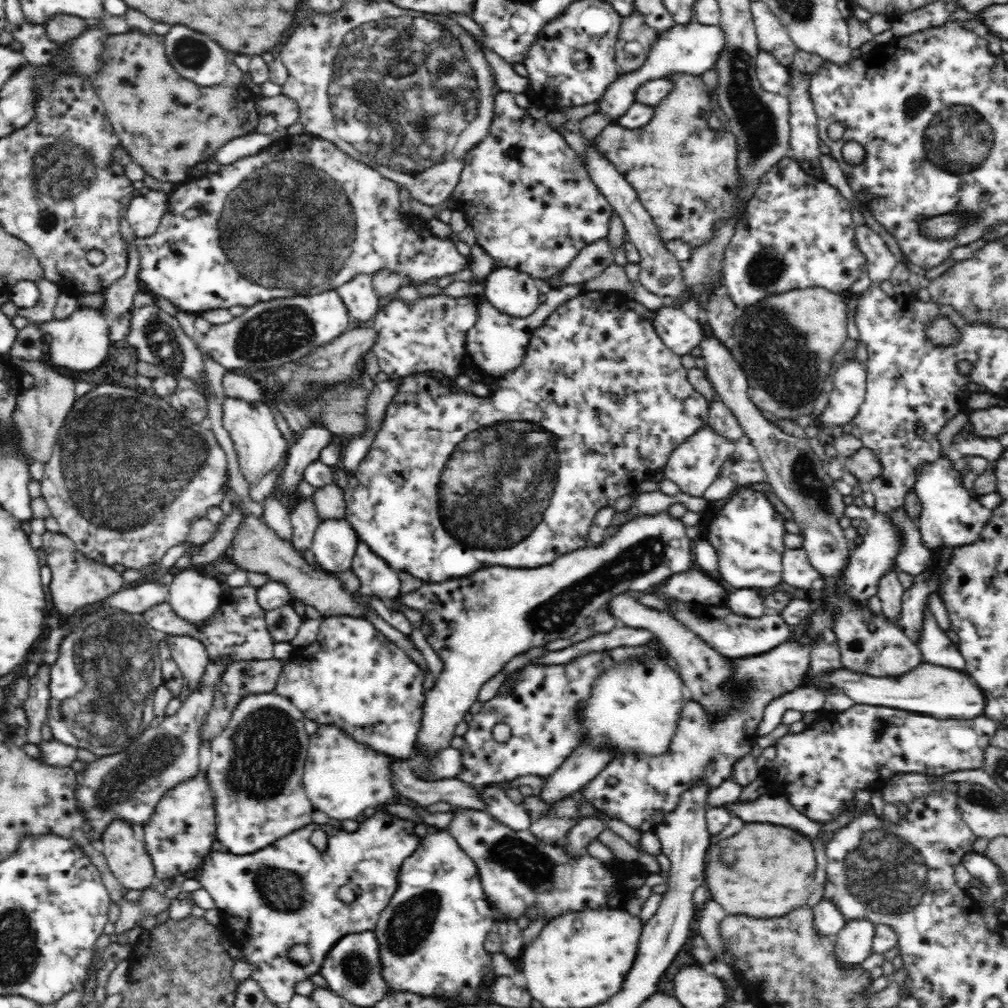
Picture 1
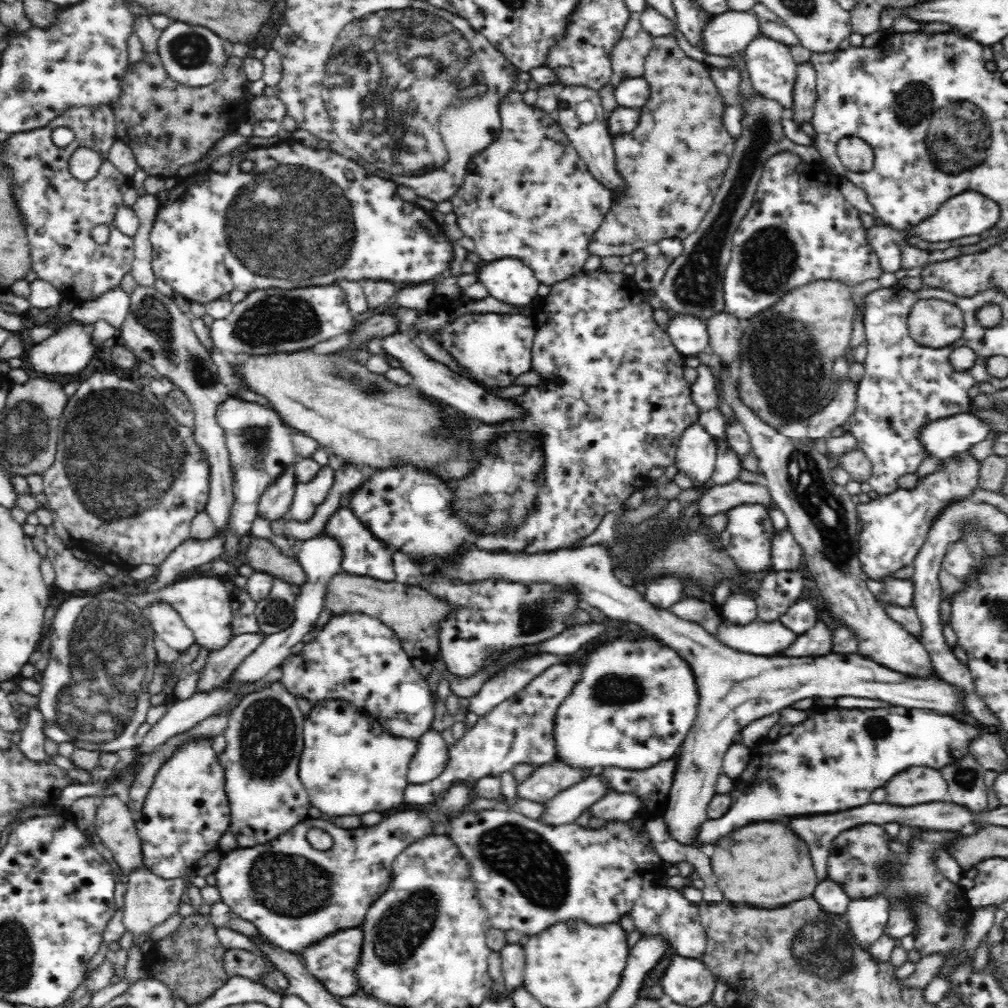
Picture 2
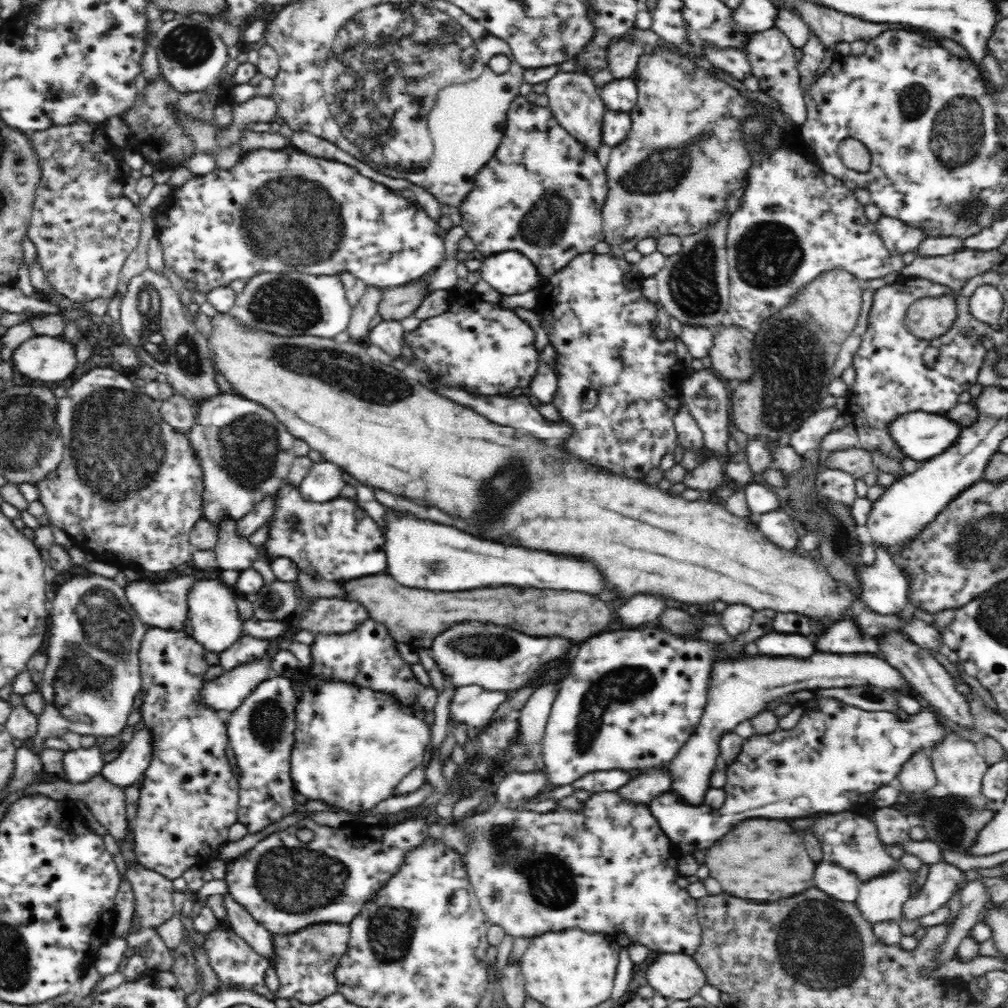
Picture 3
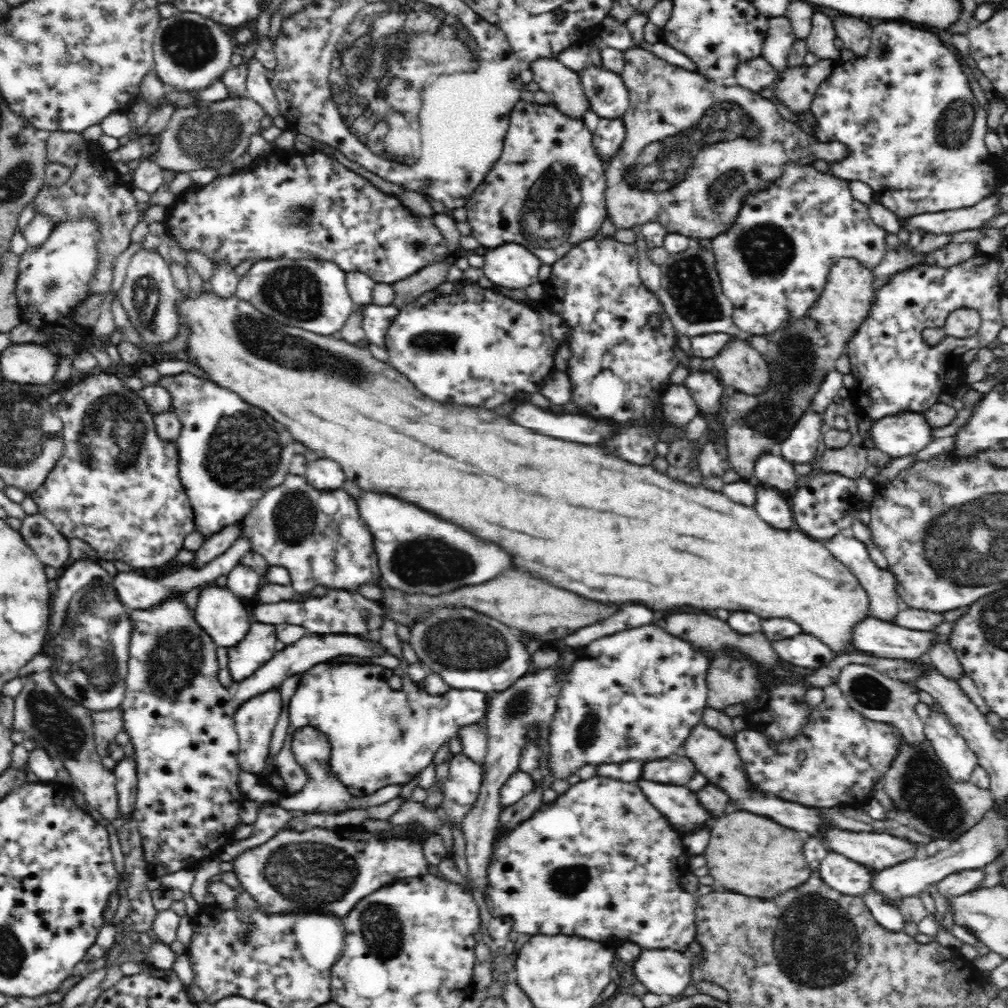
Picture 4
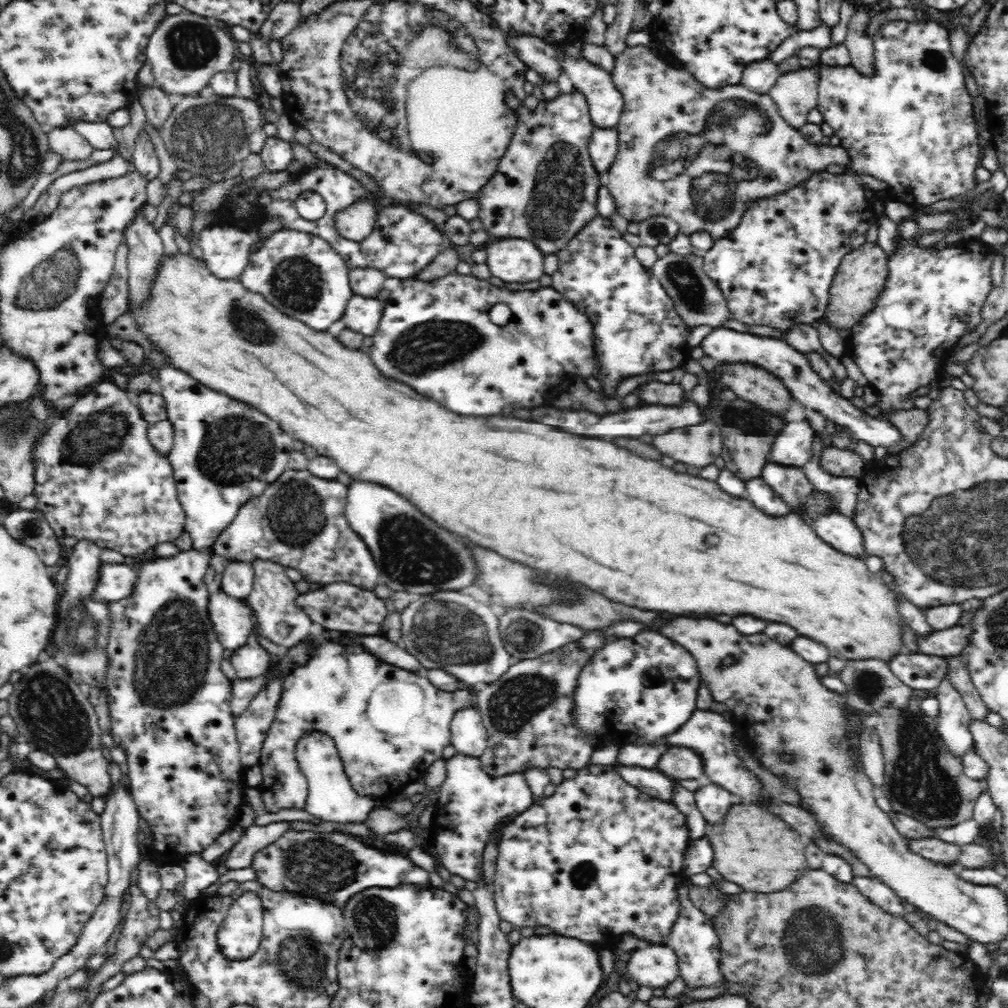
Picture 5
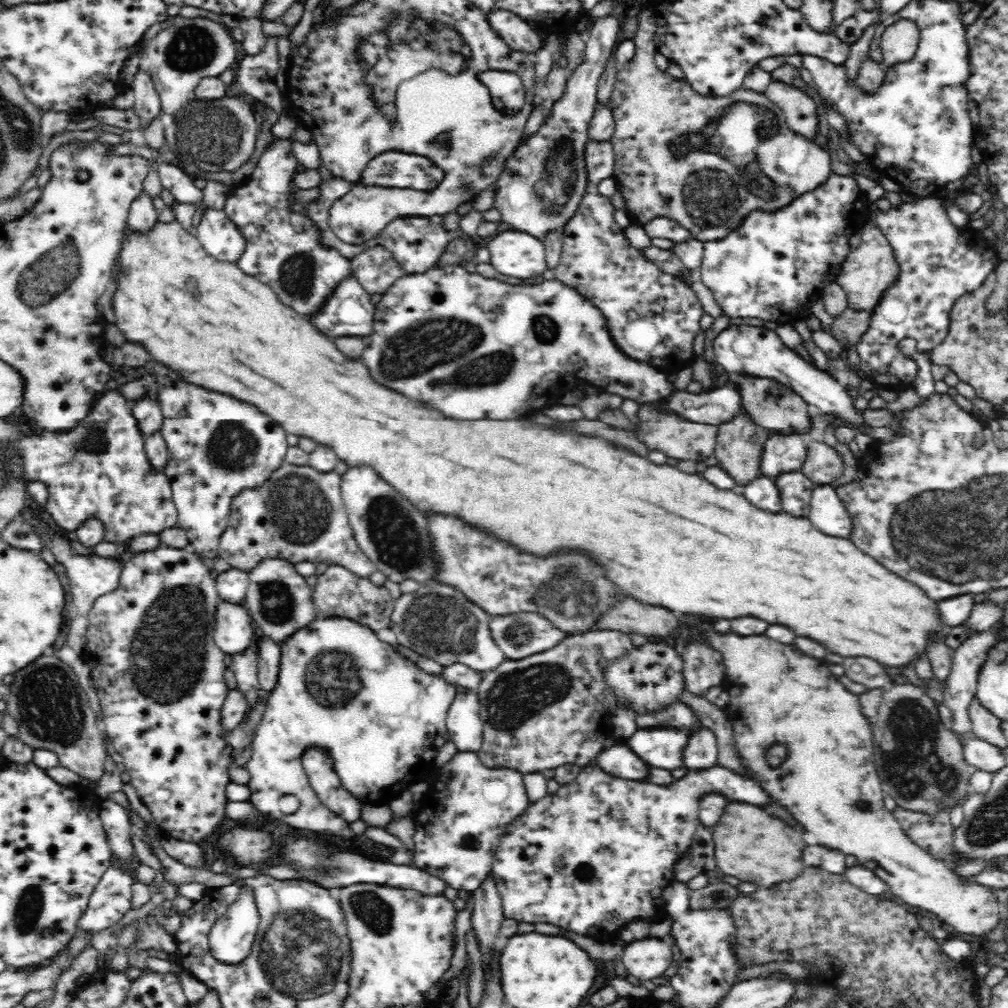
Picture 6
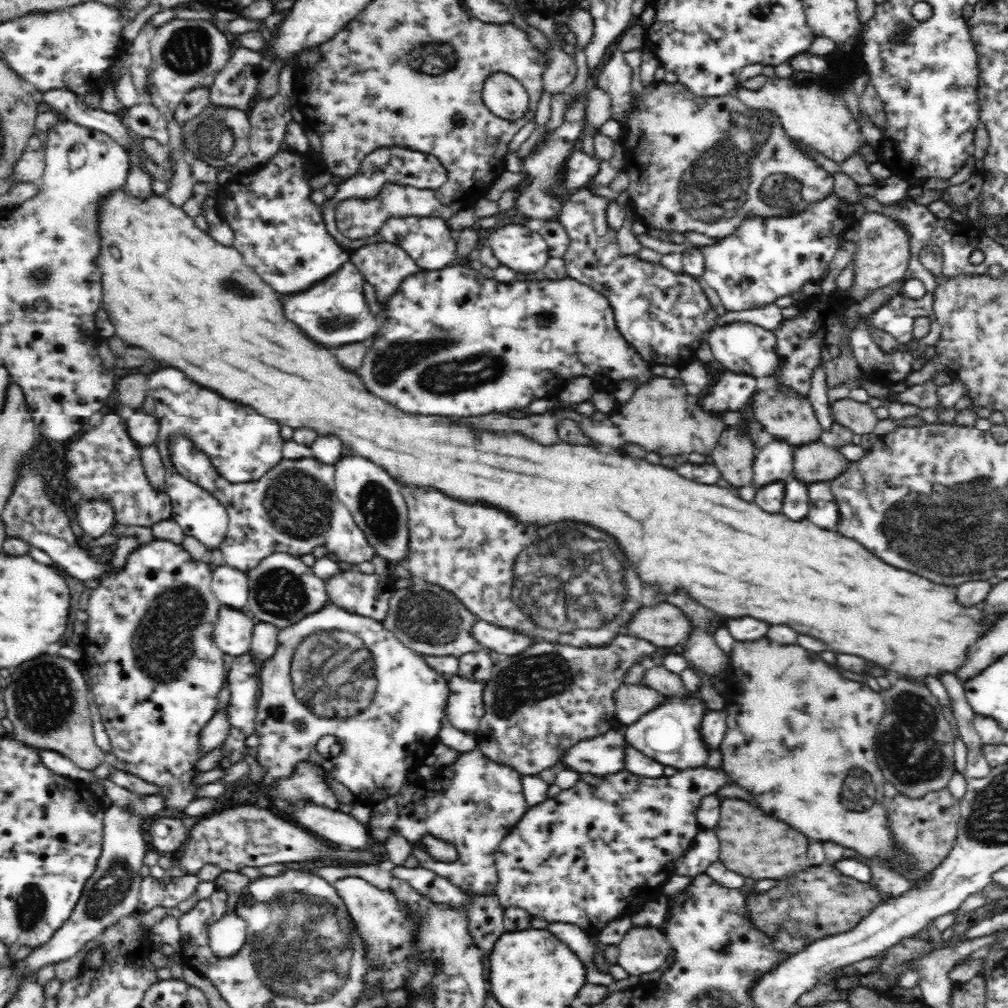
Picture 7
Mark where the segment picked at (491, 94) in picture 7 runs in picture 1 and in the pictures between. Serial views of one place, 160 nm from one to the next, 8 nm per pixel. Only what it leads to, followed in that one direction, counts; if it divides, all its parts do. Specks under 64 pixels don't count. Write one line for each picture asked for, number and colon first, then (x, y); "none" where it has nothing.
1: (533, 206)
2: (531, 196)
3: (544, 197)
4: (550, 157)
5: (545, 188)
6: (507, 91)

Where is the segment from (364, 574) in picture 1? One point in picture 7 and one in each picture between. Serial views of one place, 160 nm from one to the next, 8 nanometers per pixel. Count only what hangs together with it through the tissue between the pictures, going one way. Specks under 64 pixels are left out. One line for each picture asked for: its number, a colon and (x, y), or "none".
2: (363, 555)
3: (336, 539)
4: (317, 535)
5: (299, 521)
6: (301, 517)
7: (293, 508)

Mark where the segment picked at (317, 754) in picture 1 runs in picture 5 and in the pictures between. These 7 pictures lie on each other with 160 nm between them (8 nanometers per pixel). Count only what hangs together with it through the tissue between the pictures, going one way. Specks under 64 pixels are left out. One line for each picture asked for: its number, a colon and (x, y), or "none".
2: (349, 766)
3: (353, 745)
4: (379, 736)
5: (389, 724)

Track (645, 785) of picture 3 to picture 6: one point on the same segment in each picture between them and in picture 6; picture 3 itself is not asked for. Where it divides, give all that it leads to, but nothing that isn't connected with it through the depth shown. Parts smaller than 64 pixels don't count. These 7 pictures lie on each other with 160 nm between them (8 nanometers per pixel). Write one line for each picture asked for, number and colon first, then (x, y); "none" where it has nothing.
4: (677, 769)
5: (679, 763)
6: (700, 753)

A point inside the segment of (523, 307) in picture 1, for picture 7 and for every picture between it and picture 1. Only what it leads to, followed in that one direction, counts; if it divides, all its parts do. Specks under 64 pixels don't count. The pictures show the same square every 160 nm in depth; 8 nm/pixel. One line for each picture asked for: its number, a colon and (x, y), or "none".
2: (509, 280)
3: (510, 272)
4: (512, 266)
5: (515, 260)
6: (519, 254)
7: (514, 245)

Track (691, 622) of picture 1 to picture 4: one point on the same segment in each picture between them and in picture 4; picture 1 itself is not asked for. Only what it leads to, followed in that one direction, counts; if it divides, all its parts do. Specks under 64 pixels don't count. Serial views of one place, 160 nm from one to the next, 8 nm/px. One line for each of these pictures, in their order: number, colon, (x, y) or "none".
2: (762, 638)
3: (774, 644)
4: (803, 650)

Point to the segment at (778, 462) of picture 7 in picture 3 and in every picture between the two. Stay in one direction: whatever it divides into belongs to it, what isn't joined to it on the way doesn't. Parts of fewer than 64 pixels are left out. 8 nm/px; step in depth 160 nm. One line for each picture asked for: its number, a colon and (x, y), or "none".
3: (809, 436)
4: (800, 445)
5: (793, 446)
6: (787, 452)

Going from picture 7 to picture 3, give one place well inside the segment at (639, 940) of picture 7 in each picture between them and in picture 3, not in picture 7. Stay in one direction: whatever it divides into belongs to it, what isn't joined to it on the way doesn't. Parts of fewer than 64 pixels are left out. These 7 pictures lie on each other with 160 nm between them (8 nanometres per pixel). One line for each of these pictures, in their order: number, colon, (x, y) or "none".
3: (675, 976)
4: (667, 973)
5: (657, 966)
6: (648, 958)

